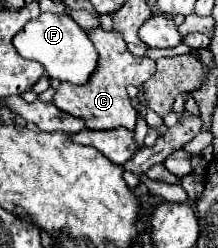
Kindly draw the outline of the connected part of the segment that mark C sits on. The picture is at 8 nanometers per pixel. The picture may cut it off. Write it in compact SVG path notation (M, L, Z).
M101 27L93 29L89 33L89 37L93 39L93 45L99 53L99 65L93 73L93 77L89 79L87 85L69 85L69 83L61 83L53 103L63 109L65 113L71 113L73 117L79 117L85 121L87 129L117 129L117 127L125 127L129 131L135 129L135 121L137 121L137 111L131 105L131 97L127 95L127 87L135 85L137 89L143 89L143 83L149 81L149 77L153 77L155 73L155 61L149 57L135 57L127 51L127 45L123 41L121 35L117 35L117 31L103 31Z

